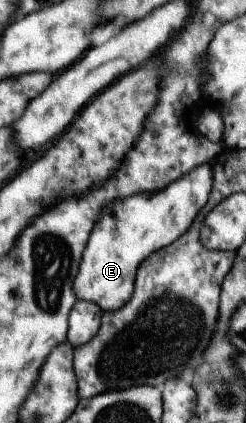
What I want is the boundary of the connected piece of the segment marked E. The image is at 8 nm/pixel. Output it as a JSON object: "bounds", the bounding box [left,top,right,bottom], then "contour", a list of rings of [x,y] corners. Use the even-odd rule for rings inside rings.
{"bounds":[72,164,212,312],"contour":[[[202,164],[164,189],[138,193],[128,199],[120,199],[122,203],[112,203],[102,209],[72,282],[75,298],[95,303],[102,312],[120,309],[132,295],[138,264],[156,250],[170,245],[190,227],[198,210],[208,199],[212,182],[209,164]]]}

